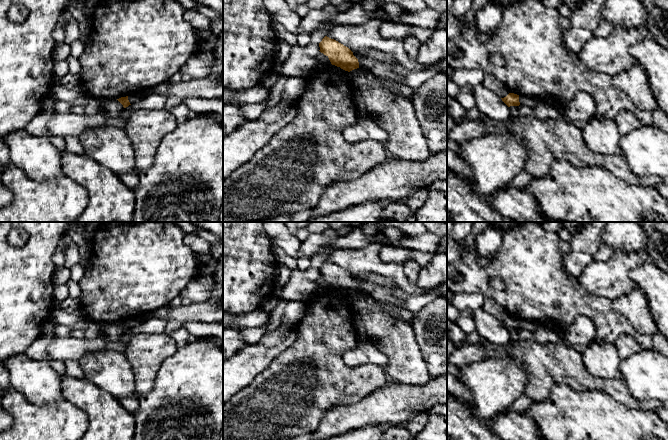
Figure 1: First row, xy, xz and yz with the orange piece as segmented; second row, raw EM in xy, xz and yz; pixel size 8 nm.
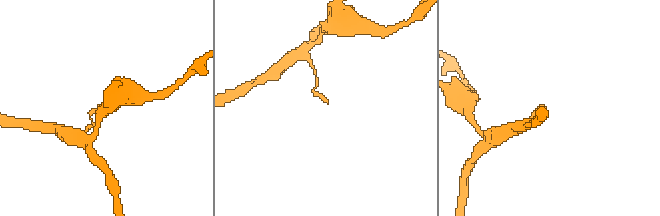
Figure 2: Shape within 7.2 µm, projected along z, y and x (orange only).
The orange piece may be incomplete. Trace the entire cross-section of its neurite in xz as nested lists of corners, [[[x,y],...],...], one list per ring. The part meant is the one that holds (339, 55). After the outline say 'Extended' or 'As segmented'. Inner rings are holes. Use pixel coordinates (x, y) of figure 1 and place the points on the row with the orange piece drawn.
[[[325,36],[319,43],[319,47],[319,51],[329,58],[332,65],[348,72],[359,68],[358,59],[353,52],[338,41]]]. As segmented

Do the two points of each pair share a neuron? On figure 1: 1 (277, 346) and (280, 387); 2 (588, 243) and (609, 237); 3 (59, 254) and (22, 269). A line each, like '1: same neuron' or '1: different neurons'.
1: different neurons
2: different neurons
3: different neurons

